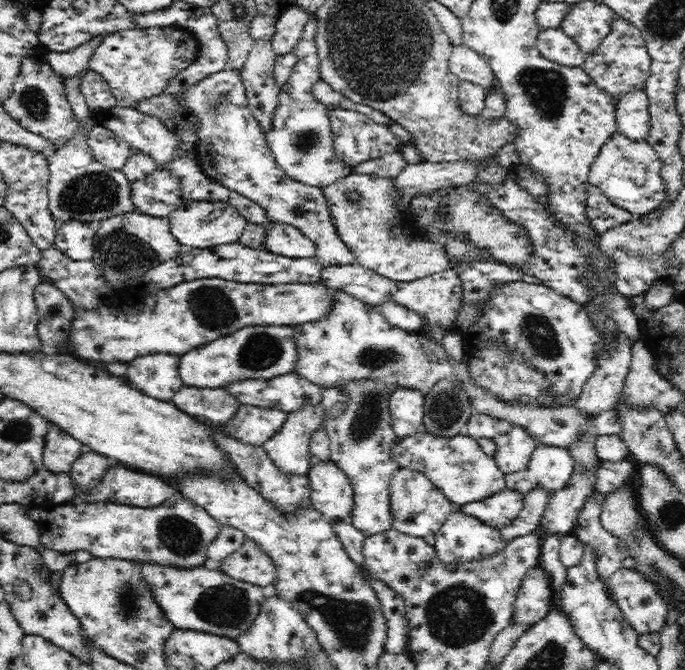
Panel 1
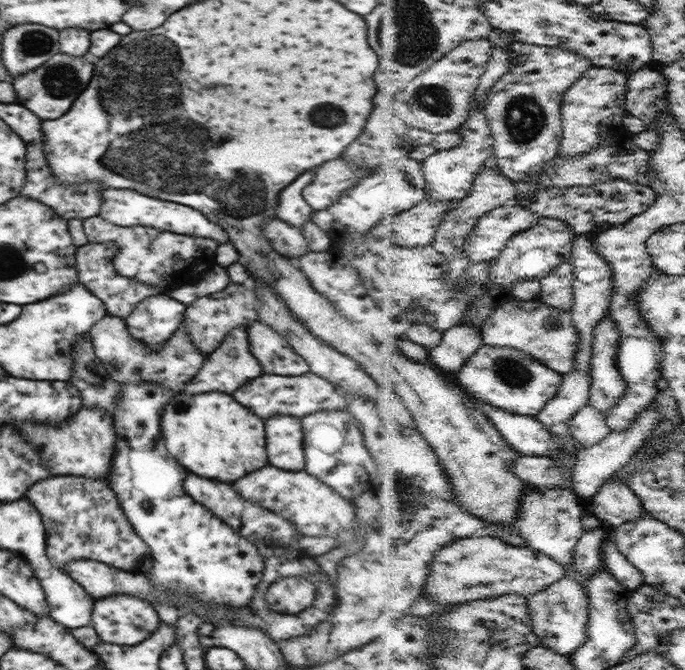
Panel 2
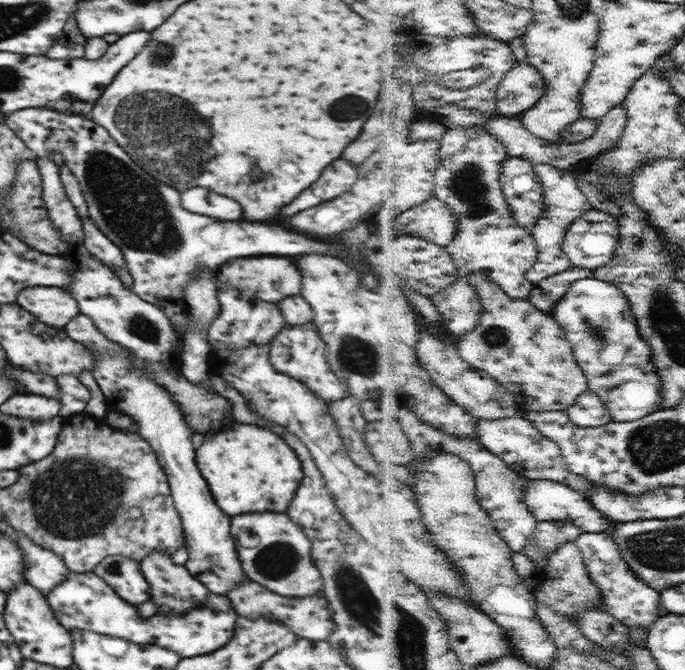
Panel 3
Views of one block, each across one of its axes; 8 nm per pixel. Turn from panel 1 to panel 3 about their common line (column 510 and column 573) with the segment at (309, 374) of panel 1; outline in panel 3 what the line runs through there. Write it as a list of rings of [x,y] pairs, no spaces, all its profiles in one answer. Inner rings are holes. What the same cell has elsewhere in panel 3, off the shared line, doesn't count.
[[[589,389],[568,410],[570,418],[586,428],[600,427],[614,420],[607,402],[592,389]]]

